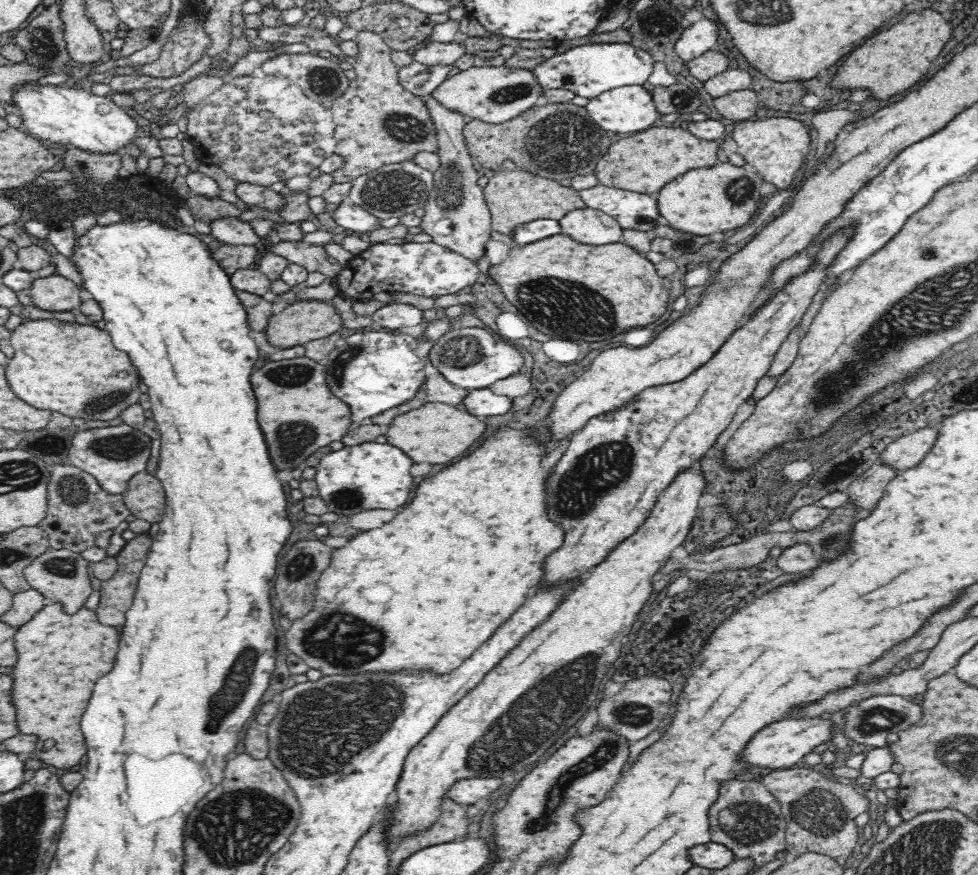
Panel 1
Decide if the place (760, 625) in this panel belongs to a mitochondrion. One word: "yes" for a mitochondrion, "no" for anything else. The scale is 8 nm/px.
no

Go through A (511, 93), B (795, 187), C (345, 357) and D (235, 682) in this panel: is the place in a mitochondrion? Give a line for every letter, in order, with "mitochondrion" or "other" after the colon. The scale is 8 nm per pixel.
A: mitochondrion
B: other
C: mitochondrion
D: mitochondrion

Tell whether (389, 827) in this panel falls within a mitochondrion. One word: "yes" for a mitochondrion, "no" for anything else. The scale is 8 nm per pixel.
no

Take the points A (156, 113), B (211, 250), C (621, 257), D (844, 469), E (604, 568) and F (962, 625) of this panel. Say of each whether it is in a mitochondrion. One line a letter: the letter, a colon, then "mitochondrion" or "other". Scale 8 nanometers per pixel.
A: other
B: other
C: other
D: mitochondrion
E: other
F: other

